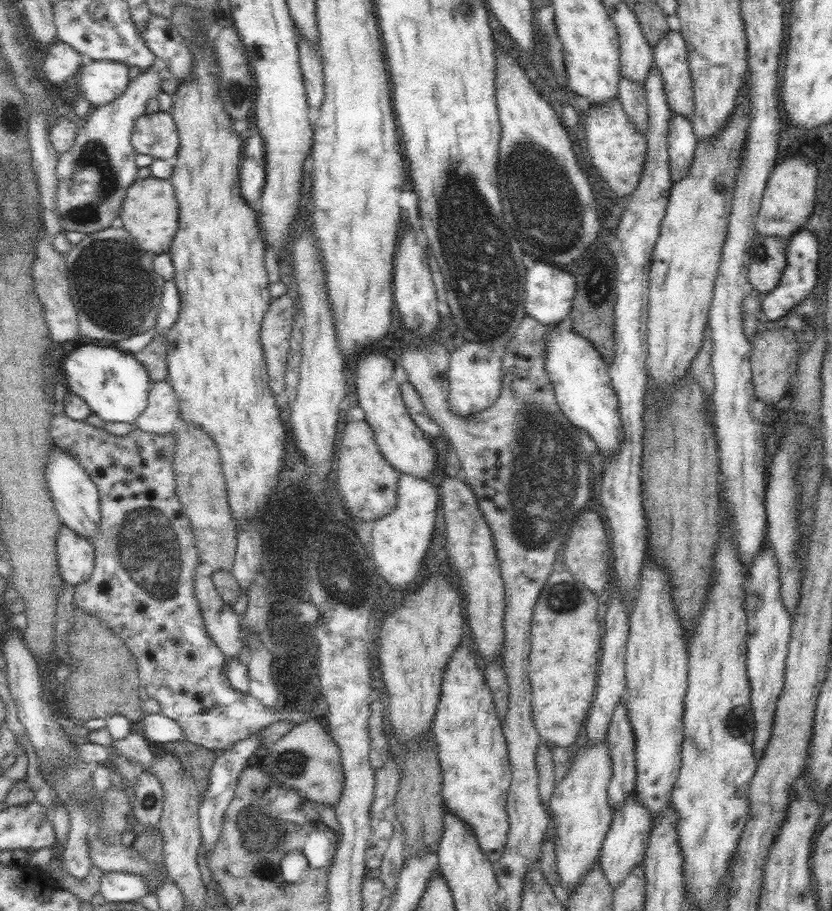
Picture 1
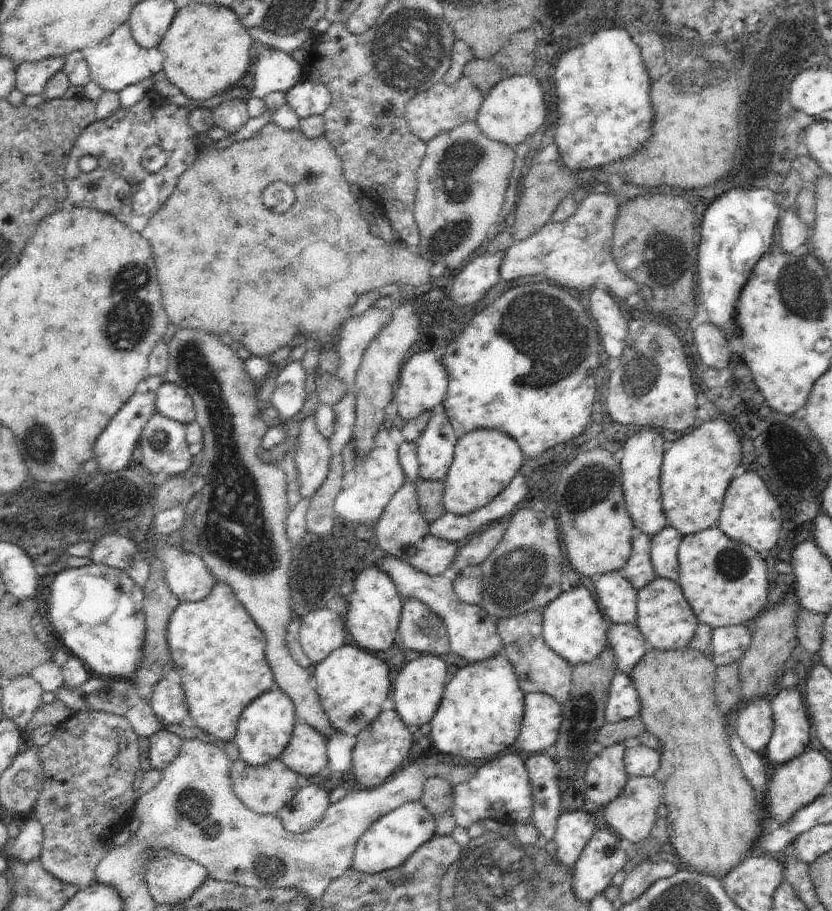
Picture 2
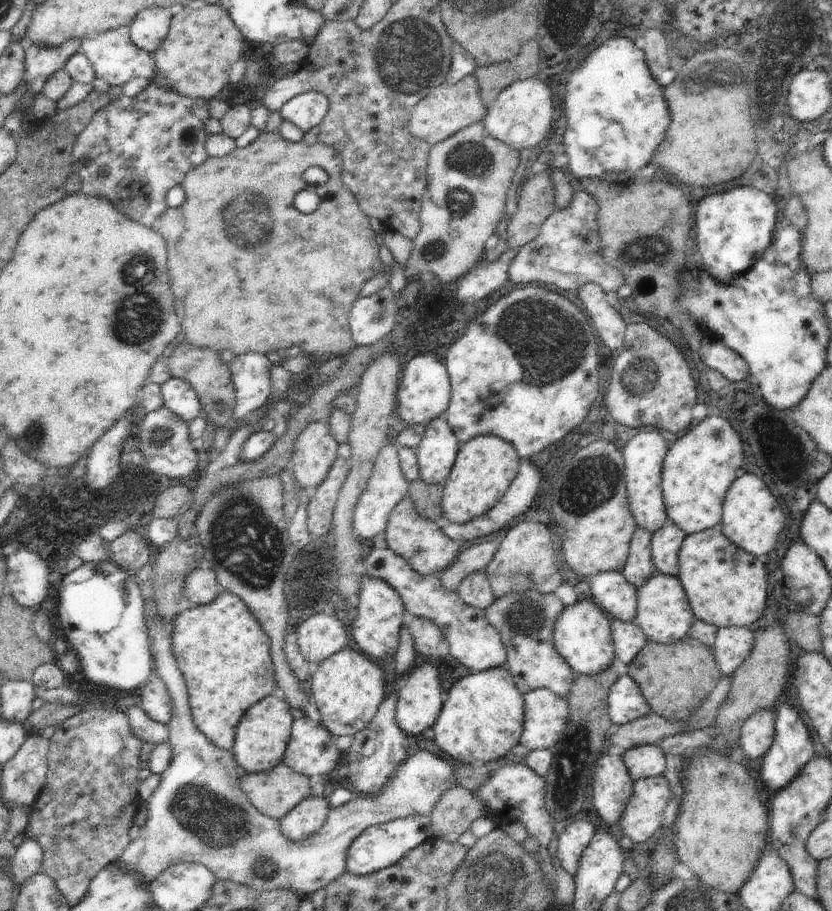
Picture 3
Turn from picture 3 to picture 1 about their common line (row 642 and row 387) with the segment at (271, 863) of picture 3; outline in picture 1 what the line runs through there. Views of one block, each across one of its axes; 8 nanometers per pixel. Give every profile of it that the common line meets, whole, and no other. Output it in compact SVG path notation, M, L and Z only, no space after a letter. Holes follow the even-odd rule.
M151 381L148 405L134 422L140 430L154 434L170 433L180 418L180 406L172 385L166 381Z

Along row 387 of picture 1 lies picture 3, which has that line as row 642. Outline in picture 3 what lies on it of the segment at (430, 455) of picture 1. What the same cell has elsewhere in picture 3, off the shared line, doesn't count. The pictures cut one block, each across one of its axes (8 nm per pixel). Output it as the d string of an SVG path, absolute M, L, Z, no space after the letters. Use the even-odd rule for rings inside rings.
M370 577L362 583L358 598L360 599L357 607L358 615L352 624L354 642L366 656L382 659L386 656L394 658L400 644L402 626L408 618L402 598L384 580Z

